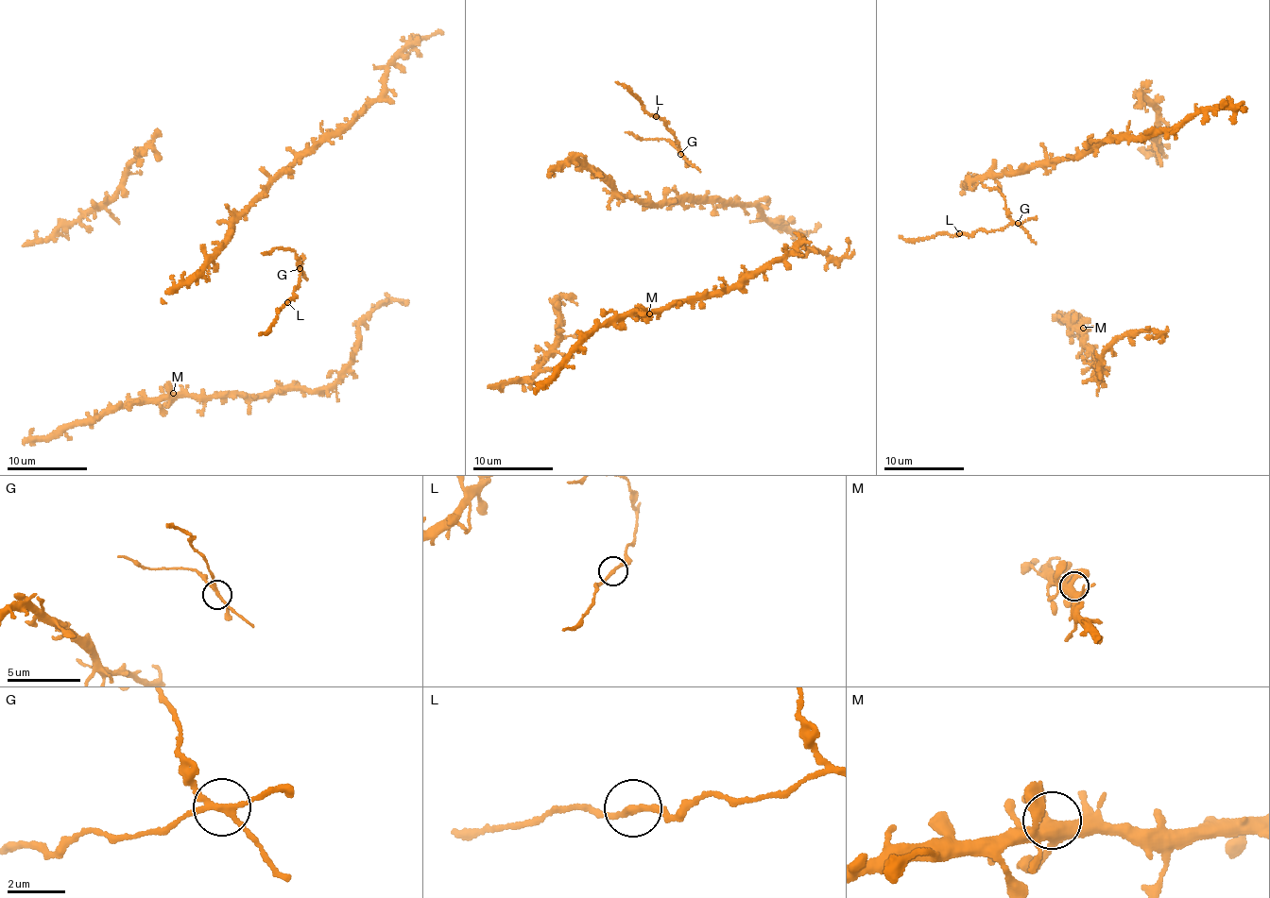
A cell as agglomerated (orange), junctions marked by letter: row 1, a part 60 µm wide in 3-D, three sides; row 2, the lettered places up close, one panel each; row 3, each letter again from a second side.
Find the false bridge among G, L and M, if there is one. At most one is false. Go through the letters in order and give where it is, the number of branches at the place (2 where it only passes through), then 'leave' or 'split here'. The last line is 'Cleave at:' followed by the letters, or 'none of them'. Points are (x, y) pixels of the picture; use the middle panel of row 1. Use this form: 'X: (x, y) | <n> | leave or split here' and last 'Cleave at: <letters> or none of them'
G: (680, 154) | 4 | split here
L: (656, 116) | 2 | leave
M: (649, 313) | 4 | leave
Cleave at: G

